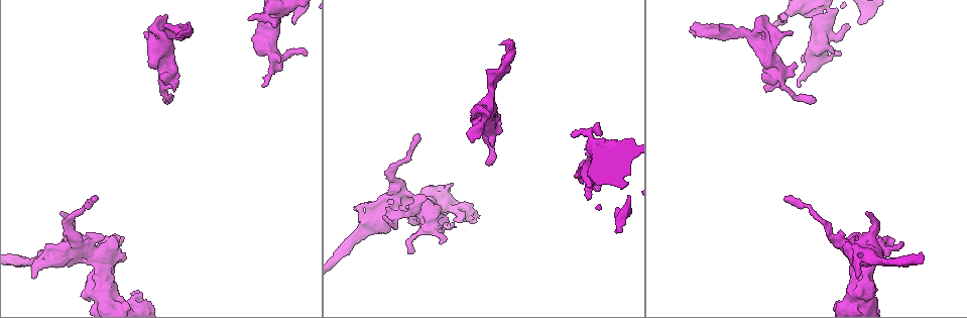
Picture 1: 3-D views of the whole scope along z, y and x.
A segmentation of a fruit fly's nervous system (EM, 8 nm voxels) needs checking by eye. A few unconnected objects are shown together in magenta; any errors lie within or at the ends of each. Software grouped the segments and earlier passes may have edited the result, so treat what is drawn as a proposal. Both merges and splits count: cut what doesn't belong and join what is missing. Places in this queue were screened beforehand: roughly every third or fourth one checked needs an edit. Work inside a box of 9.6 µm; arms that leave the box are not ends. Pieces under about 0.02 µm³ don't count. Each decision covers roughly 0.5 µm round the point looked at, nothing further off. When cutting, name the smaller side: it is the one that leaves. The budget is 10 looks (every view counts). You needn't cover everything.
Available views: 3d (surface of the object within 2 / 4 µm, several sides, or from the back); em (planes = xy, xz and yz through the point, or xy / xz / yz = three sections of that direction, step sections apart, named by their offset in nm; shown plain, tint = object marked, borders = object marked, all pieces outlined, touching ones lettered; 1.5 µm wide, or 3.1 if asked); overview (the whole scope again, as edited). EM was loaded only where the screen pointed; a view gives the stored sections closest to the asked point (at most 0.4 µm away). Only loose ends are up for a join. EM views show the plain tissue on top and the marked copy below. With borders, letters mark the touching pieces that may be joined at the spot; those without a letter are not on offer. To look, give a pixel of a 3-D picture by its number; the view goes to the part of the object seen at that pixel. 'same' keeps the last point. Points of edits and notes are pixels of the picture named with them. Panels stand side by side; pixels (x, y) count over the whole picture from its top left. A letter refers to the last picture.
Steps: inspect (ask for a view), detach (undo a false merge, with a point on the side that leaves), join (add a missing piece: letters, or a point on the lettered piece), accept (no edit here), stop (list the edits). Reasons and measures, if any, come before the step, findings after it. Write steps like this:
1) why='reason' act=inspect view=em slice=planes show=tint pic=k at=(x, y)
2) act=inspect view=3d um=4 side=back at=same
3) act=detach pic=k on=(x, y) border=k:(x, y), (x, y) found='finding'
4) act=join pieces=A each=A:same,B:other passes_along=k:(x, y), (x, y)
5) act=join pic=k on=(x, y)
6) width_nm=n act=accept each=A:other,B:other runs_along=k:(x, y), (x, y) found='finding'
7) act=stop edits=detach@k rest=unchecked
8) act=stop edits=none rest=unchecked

act=inspect view=em slice=planes show=borders pic=1 at=(454, 218)

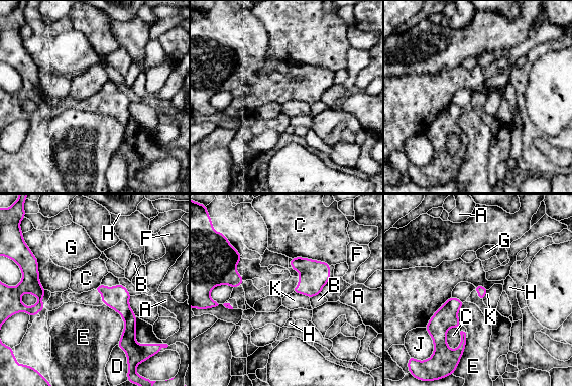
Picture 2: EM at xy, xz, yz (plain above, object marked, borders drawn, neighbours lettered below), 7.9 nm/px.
act=accept each=A:other,B:other,C:other,D:other,E:other,F:other,G:other,H:other,J:other,K:other border=2:(455, 327), (447, 331), (451, 350) found='no lettered piece goes on from it'

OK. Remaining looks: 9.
why='free end' act=inspect view=em slice=planes show=borders pic=1 at=(357, 208)

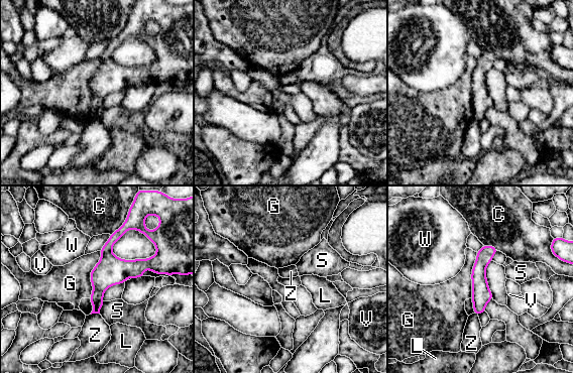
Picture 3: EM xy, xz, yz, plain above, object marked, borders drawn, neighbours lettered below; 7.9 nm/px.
act=accept each=C:other,G:other,L:other,S:other,V:other,W:other,Z:other border=3:(100, 251), (90, 273), (89, 297) found='no lettered piece goes on from it'

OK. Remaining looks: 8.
why='free end' act=inspect view=em slice=yz step=4 show=borders pic=1 at=(166, 102)

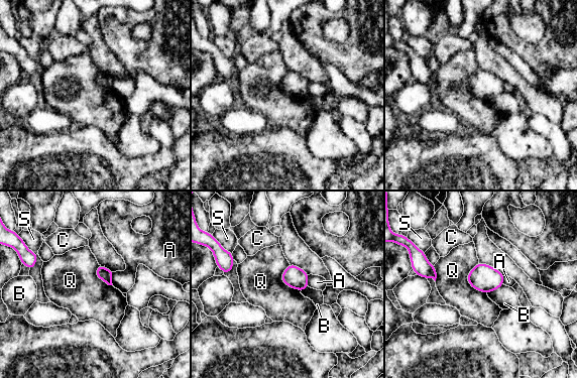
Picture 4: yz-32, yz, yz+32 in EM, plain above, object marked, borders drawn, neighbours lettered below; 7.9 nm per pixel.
act=inspect view=em slice=planes show=borders at=same

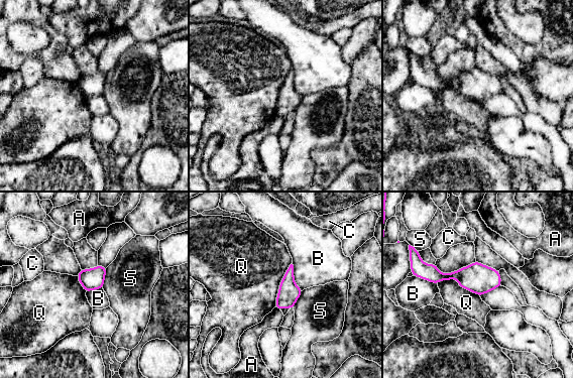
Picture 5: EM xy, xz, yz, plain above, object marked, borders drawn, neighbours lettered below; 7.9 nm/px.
act=accept each=A:other,B:other,C:other,Q:other,S:other runs_along=5:(421, 273), (476, 277), (498, 283) found='no lettered piece goes on from it'

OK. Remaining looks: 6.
why='tapers out' act=inspect view=em slice=planes show=borders pic=1 at=(473, 141)

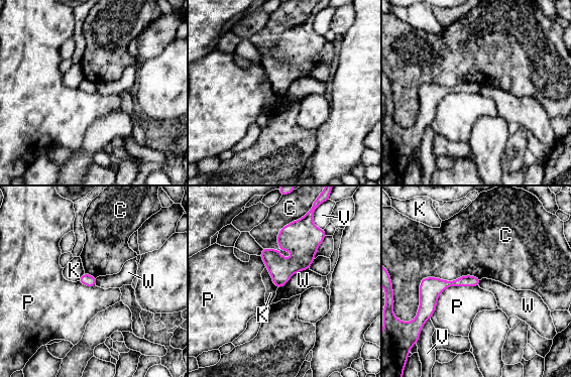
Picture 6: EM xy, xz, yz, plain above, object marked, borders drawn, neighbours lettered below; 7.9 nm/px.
act=accept each=C:other,K:other,P:other,V:other,W:other runs_along=6:(477, 280), (441, 284), (422, 303) found='none of them fits'

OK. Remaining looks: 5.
act=stop edits=none rest=unchecked

